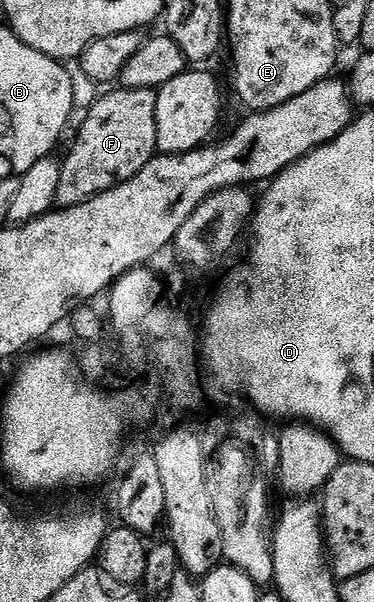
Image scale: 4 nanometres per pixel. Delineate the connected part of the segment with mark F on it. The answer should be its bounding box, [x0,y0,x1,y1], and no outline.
[55,87,157,207]

